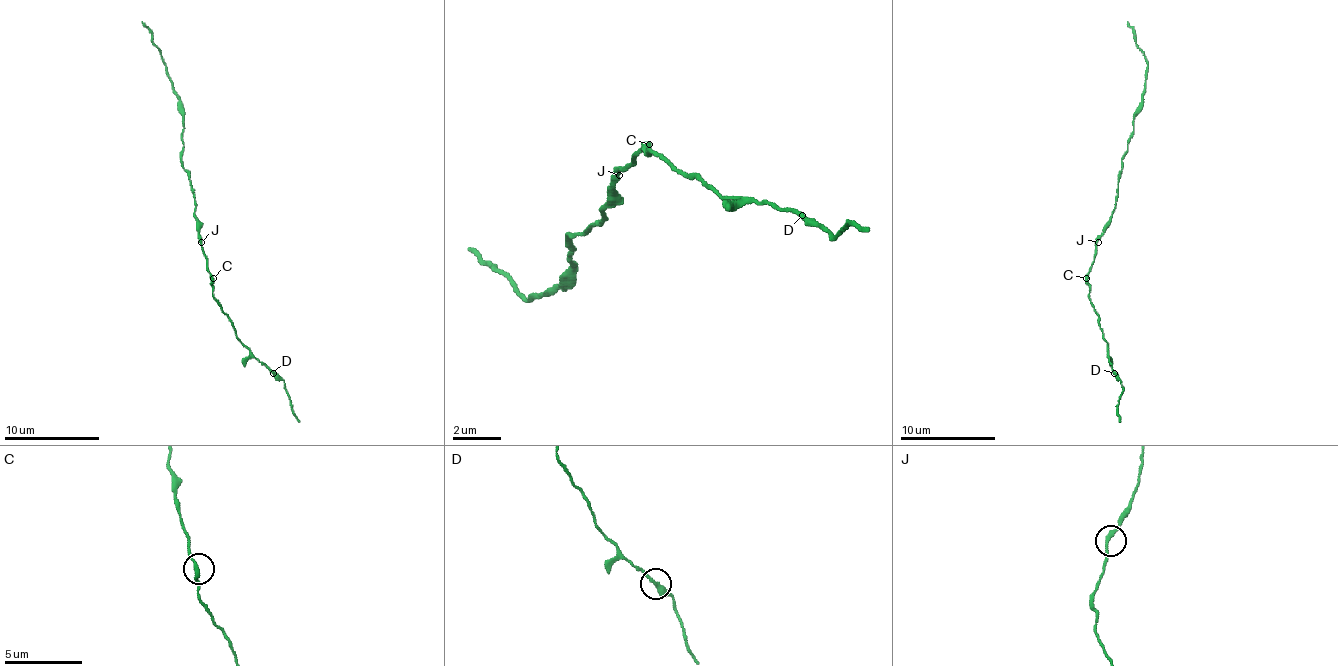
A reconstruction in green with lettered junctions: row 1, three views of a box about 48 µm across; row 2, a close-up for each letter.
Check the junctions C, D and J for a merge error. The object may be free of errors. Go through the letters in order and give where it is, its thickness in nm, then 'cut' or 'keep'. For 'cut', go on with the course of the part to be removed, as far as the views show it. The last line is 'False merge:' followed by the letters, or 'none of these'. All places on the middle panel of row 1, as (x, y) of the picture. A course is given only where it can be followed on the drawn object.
C: (649, 144) | 240 nm | keep
D: (802, 215) | 260 nm | keep
J: (619, 175) | 220 nm | keep
False merge: none of these

